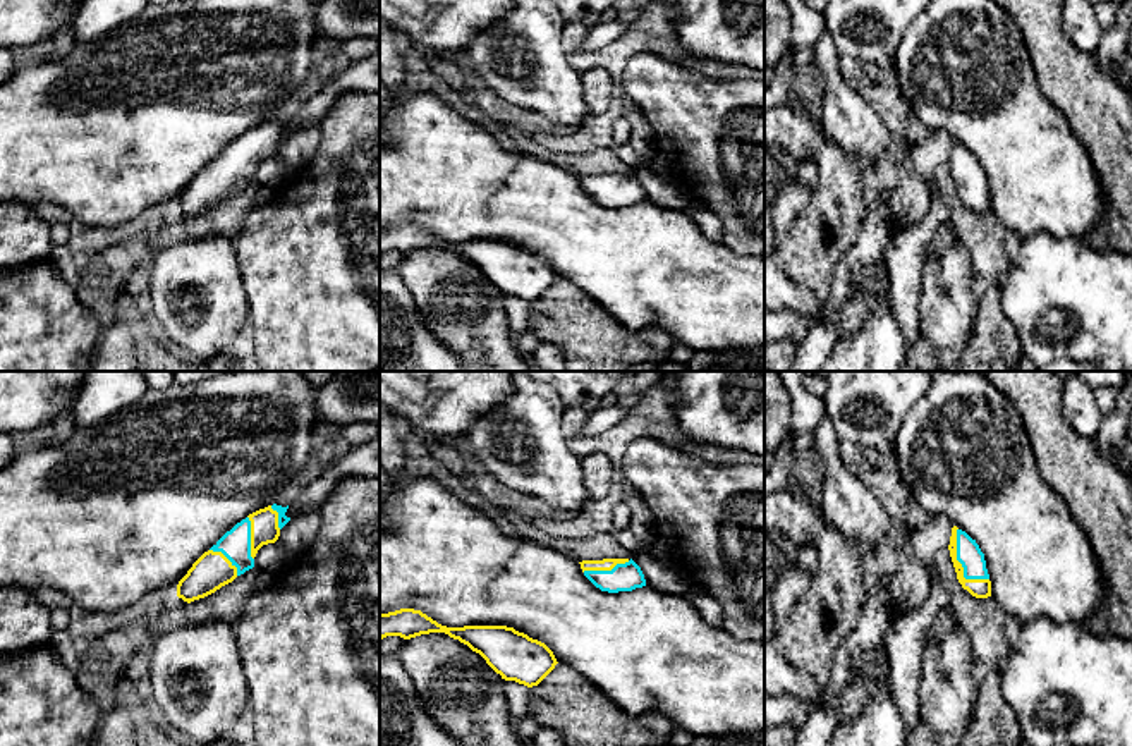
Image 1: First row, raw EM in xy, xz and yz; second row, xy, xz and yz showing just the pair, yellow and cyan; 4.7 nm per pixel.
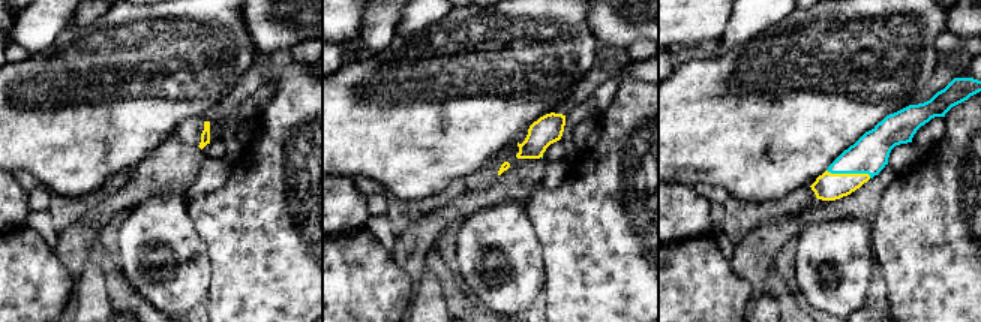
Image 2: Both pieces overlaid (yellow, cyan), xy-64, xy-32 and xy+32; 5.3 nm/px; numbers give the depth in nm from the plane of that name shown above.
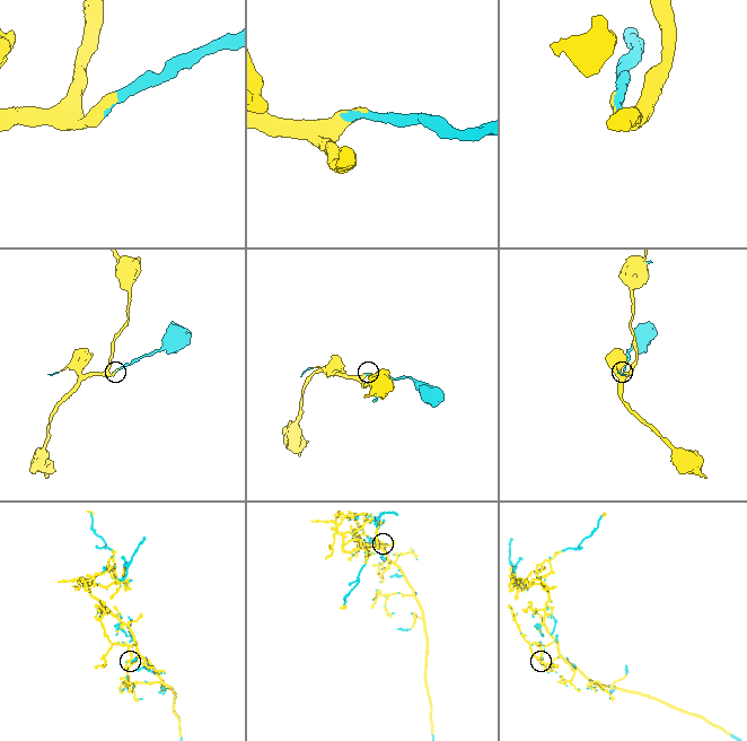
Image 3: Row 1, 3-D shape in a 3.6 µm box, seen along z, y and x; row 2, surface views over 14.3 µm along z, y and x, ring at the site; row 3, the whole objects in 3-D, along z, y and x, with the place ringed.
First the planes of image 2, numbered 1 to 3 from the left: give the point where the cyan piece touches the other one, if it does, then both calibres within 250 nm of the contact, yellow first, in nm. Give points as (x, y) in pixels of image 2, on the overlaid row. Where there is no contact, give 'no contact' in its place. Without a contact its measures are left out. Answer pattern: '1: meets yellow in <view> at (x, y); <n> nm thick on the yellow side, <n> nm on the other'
1: no contact
2: no contact
3: meets yellow in xy+32 at (849, 174); 150 nm thick on the yellow side, 200 nm on the other

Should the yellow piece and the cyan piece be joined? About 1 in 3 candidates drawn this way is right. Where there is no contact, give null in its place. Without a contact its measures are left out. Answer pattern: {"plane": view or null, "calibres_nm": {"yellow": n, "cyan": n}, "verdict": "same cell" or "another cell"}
{"plane": "yz", "calibres_nm": {"yellow": 100, "cyan": 120}, "verdict": "same cell"}

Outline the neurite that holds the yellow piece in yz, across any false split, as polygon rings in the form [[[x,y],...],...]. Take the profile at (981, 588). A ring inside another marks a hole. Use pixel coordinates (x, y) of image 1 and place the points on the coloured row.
[[[953,526],[948,550],[962,588],[976,598],[991,596],[991,581],[986,569],[984,553],[976,540]]]

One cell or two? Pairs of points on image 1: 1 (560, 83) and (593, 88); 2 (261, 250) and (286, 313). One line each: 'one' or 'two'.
1: two
2: one

